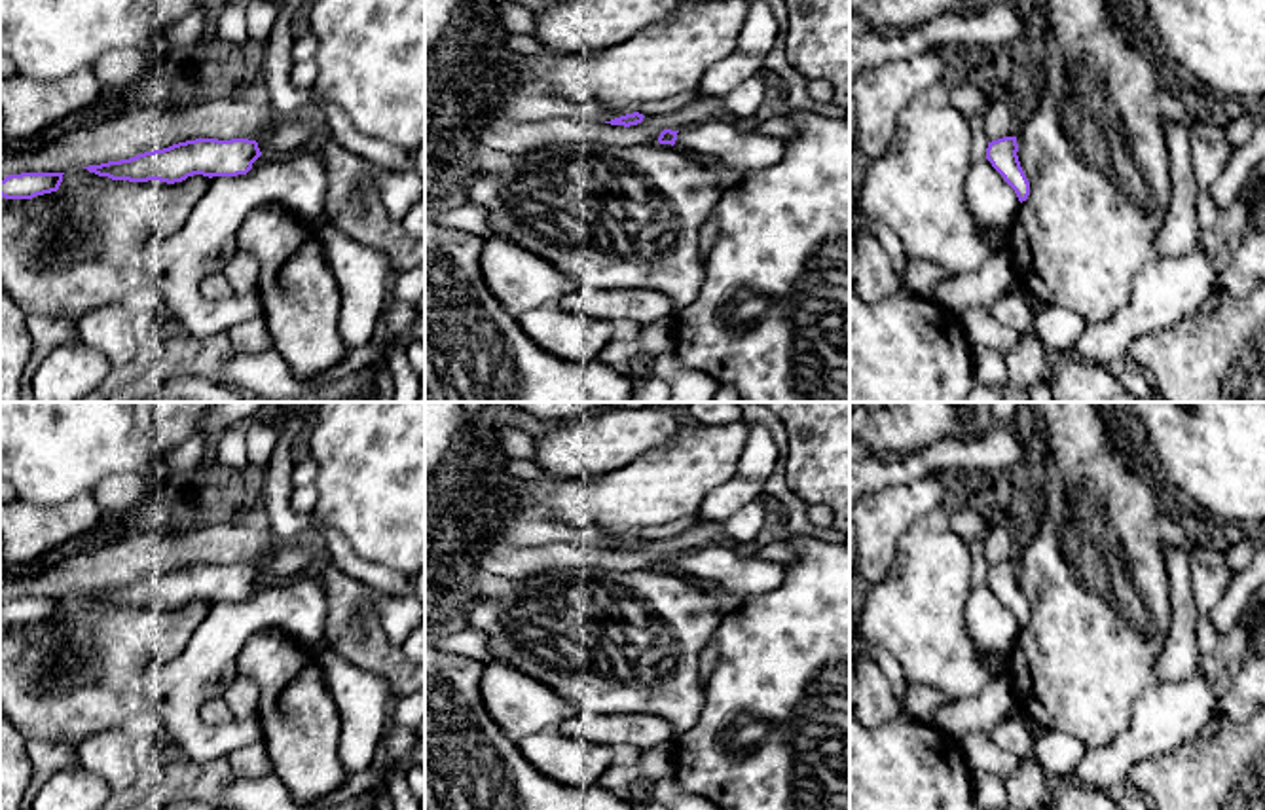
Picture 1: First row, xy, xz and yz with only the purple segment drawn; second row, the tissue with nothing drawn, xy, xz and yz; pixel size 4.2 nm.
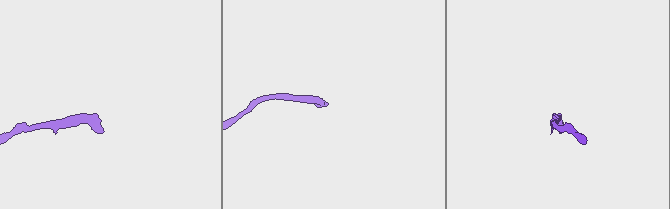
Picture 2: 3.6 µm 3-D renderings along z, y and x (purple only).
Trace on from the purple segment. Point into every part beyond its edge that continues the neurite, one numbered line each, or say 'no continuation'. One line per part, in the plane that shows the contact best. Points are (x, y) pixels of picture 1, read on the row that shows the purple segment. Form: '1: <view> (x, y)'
1: xz (738, 152)

